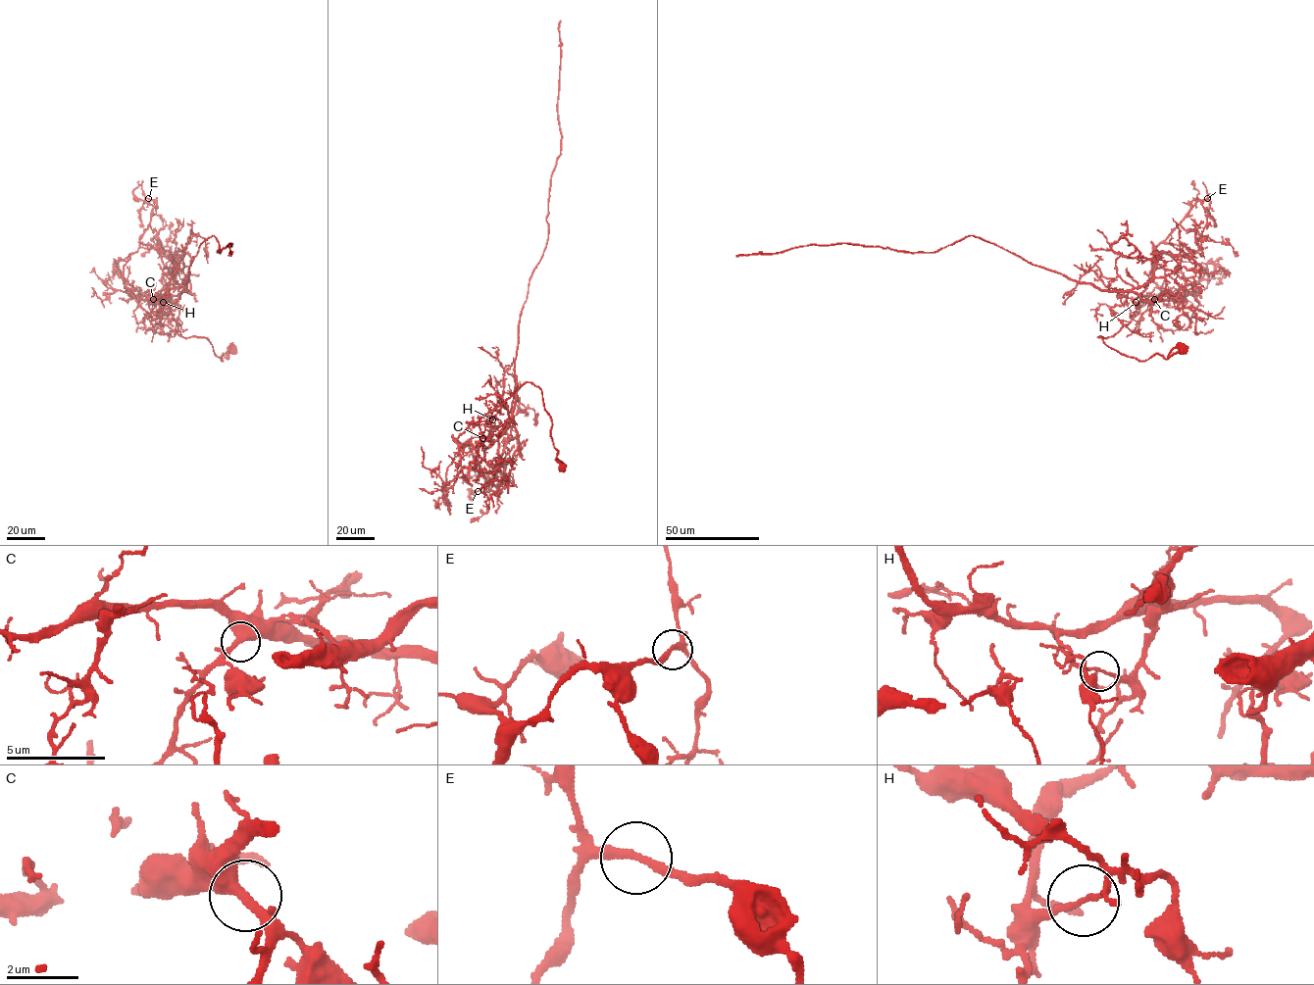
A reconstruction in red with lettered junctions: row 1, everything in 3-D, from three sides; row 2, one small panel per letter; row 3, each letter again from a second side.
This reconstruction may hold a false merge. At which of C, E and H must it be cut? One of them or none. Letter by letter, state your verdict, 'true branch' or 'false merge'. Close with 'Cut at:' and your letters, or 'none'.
C: true branch
E: true branch
H: false merge
Cut at: H

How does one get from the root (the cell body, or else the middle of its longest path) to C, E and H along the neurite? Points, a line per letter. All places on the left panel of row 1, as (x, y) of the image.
C: (232, 349), (222, 361), (206, 338), (181, 337), (159, 323), (154, 319), (164, 300), (153, 299)
E: (232, 349), (222, 361), (206, 338), (177, 335), (126, 286), (123, 268), (156, 205), (148, 199)
H: (232, 349), (227, 354), (228, 358), (222, 355), (222, 361), (206, 338), (181, 337), (156, 321), (164, 302)

